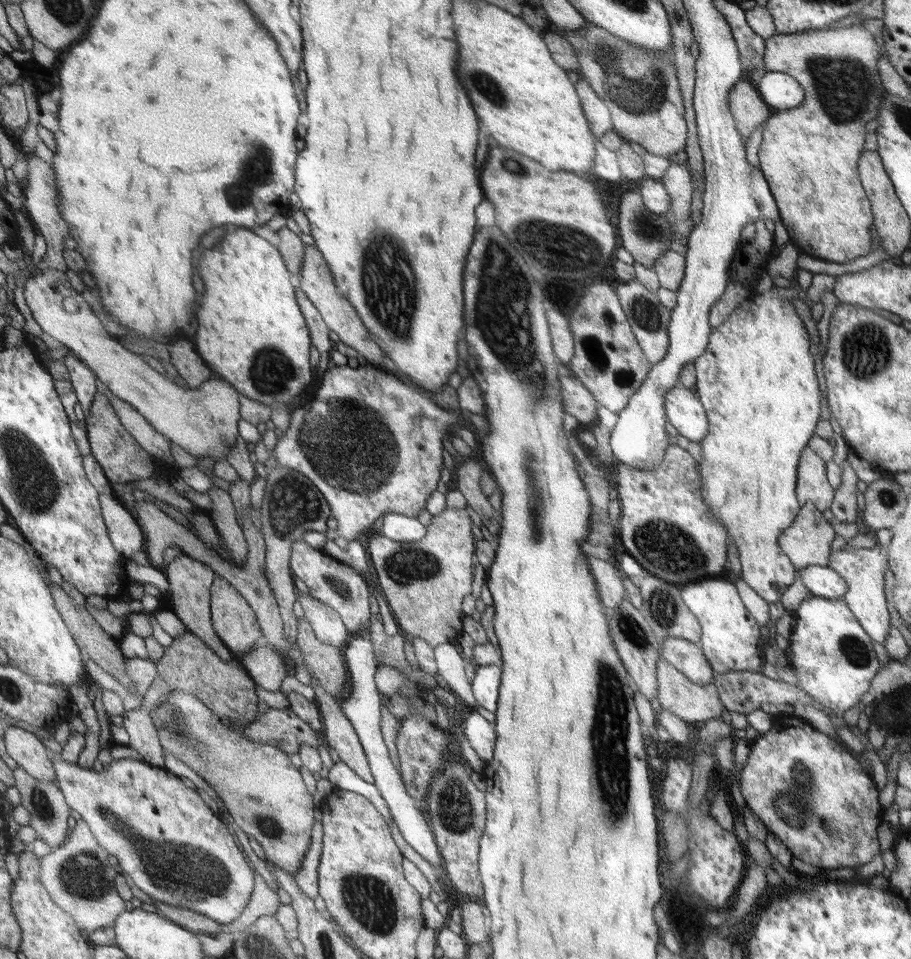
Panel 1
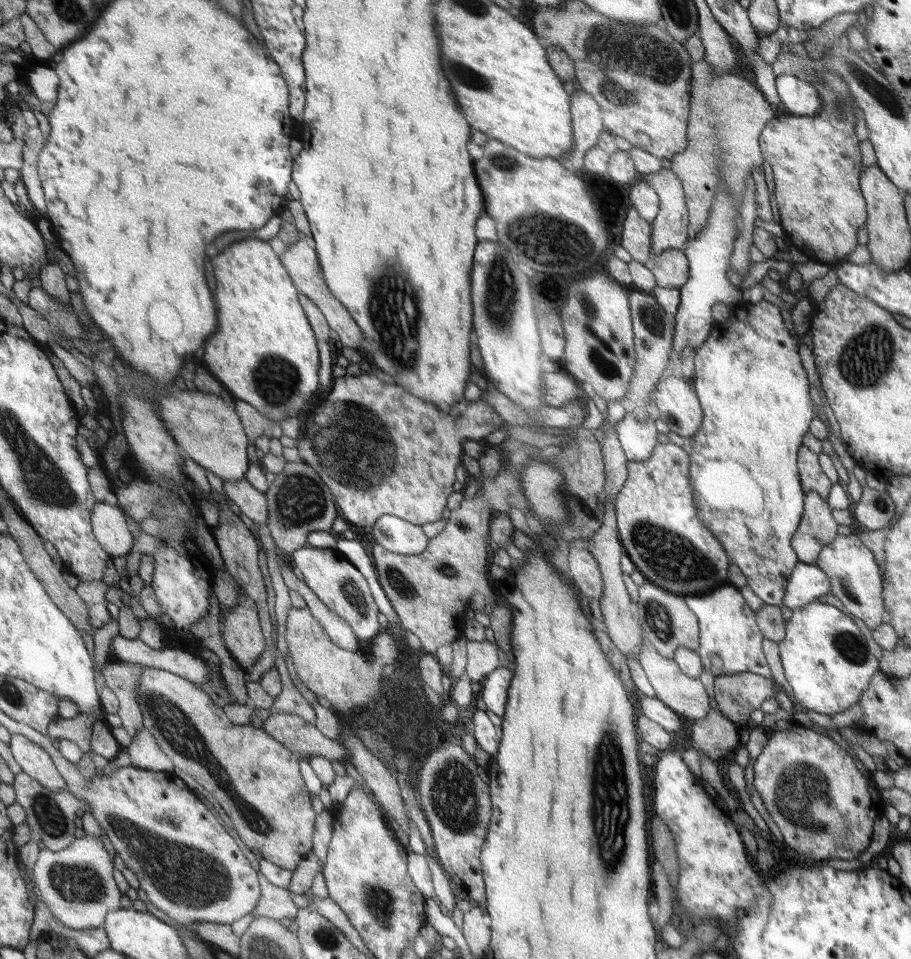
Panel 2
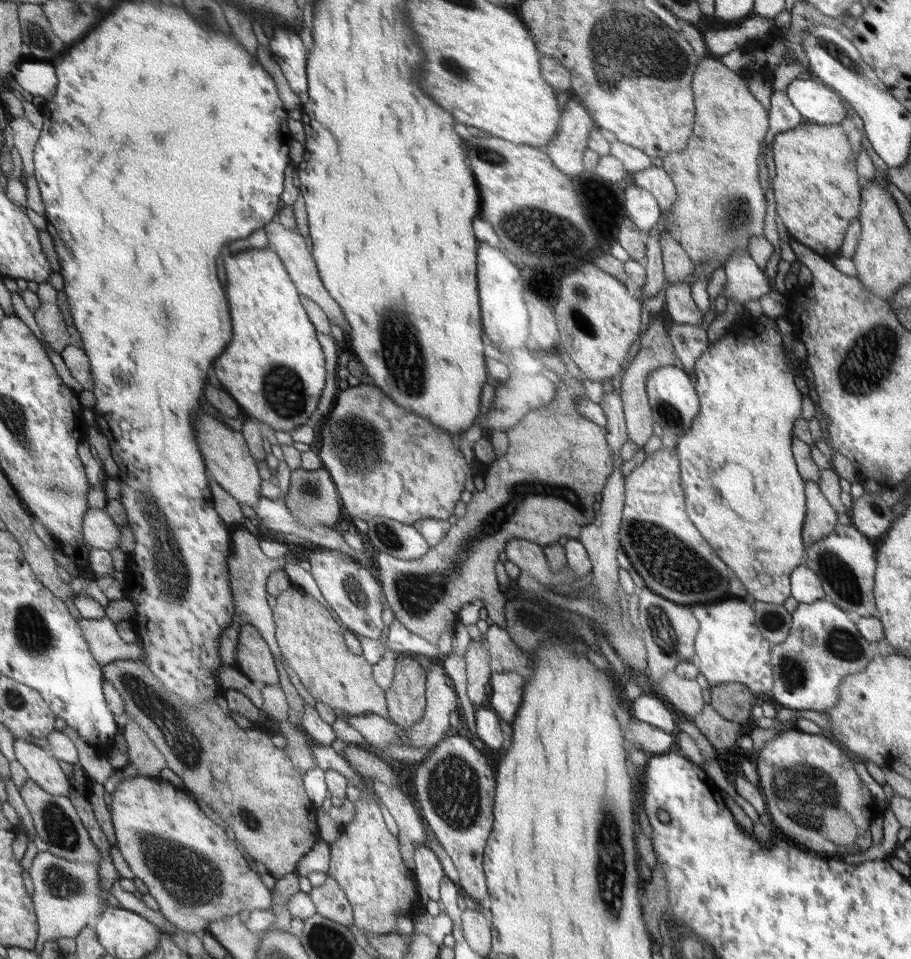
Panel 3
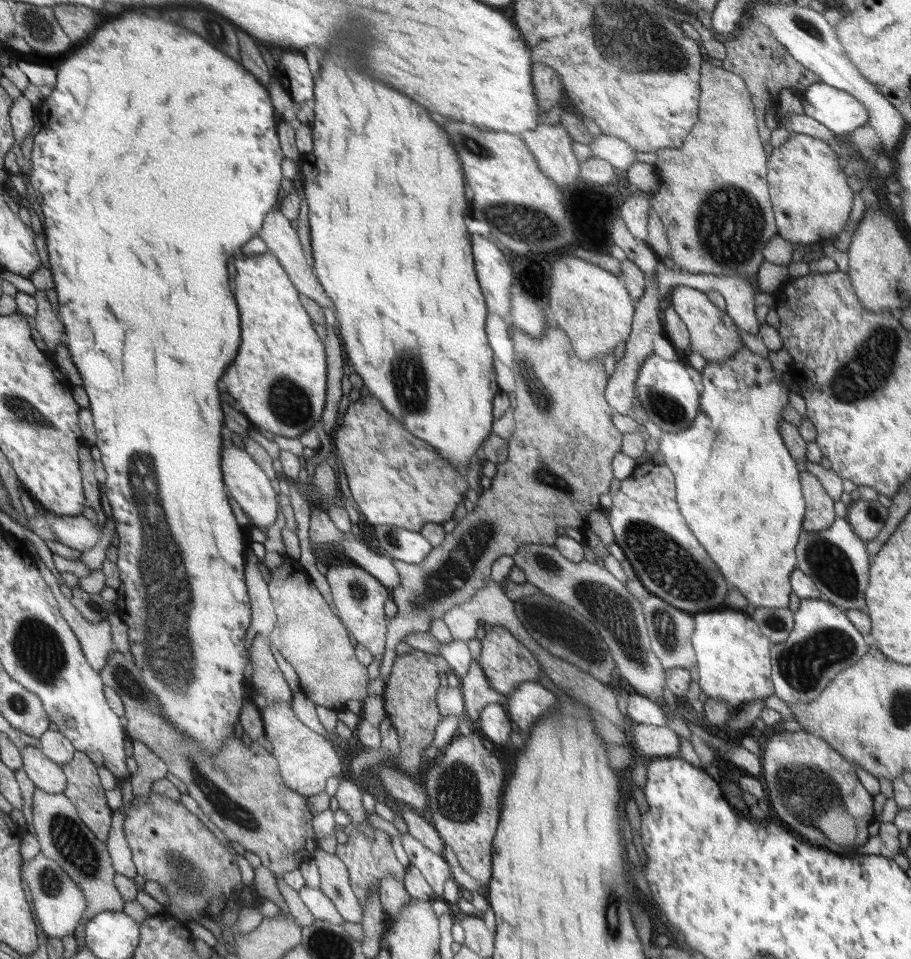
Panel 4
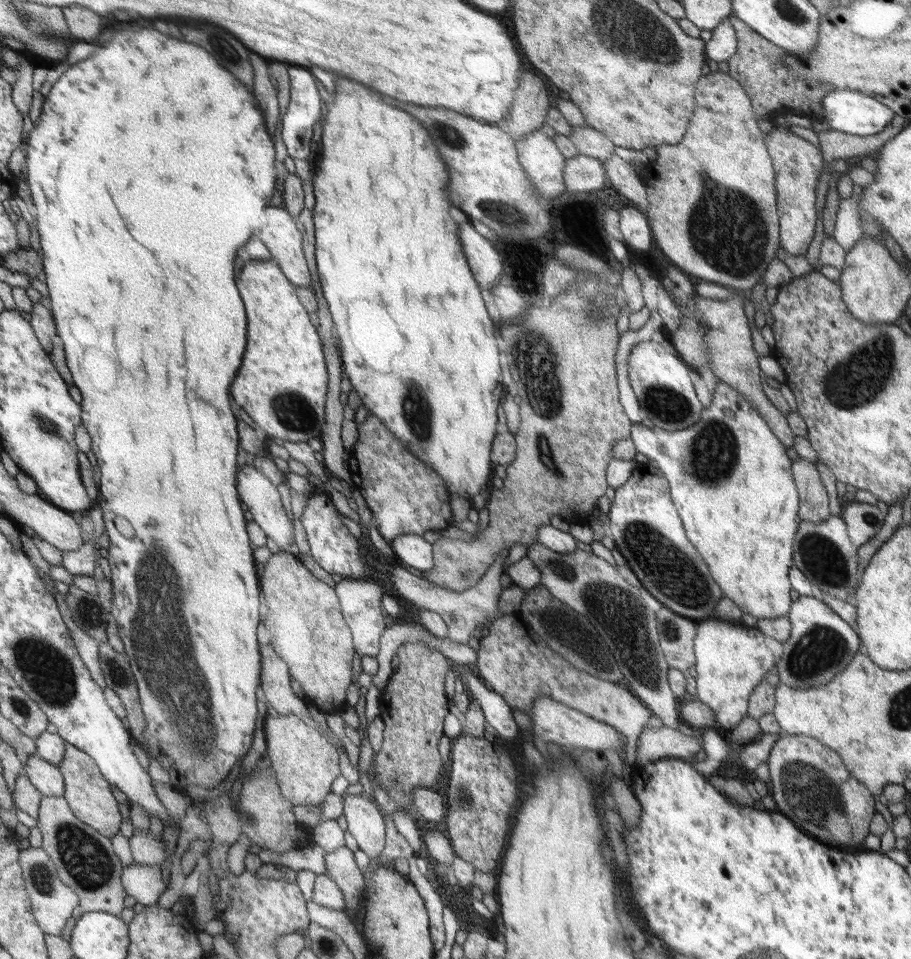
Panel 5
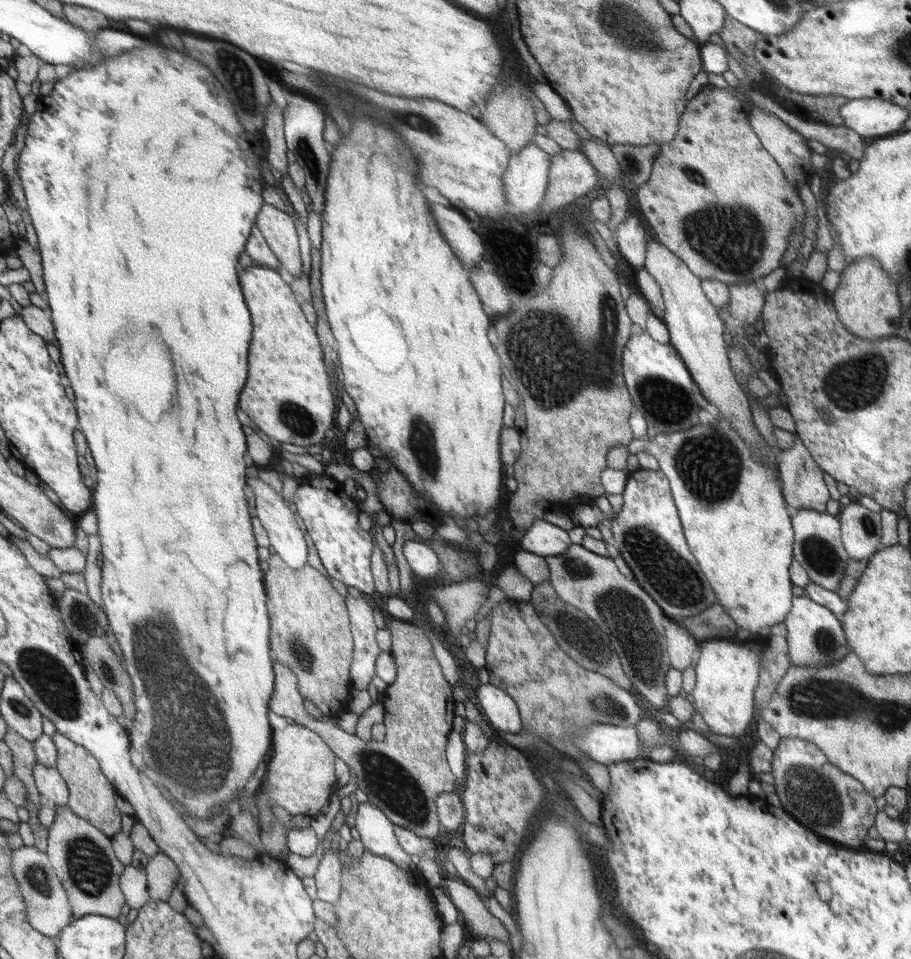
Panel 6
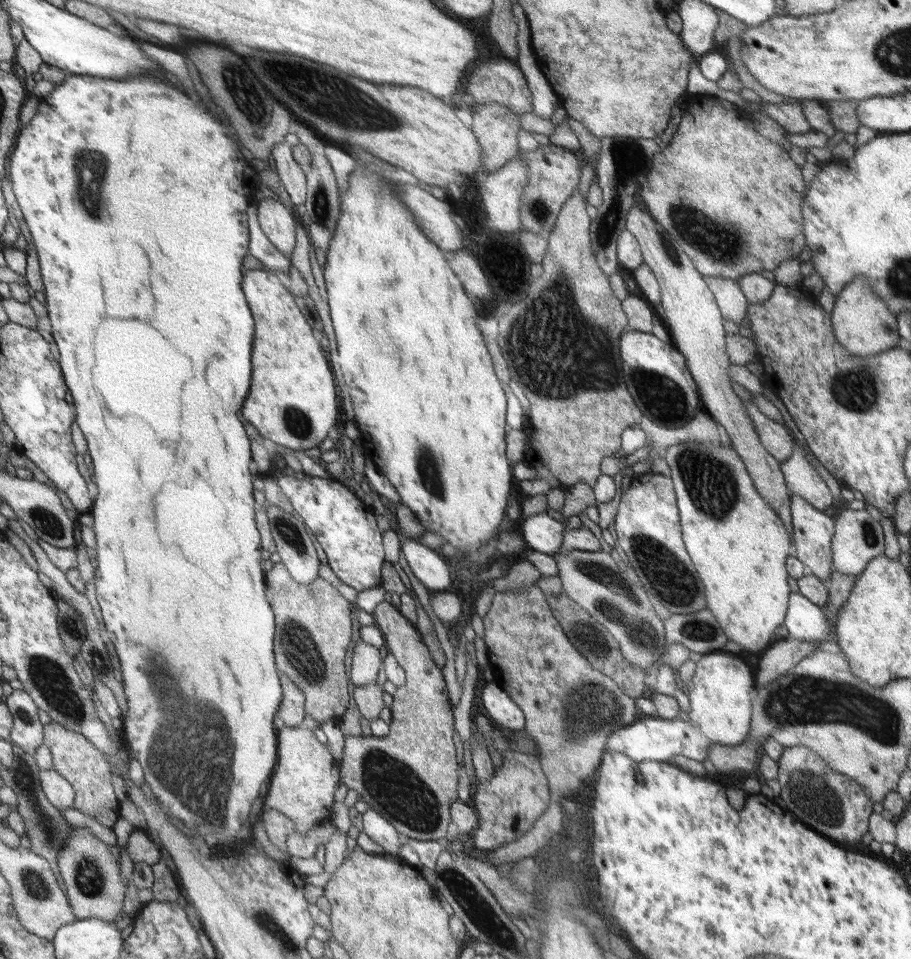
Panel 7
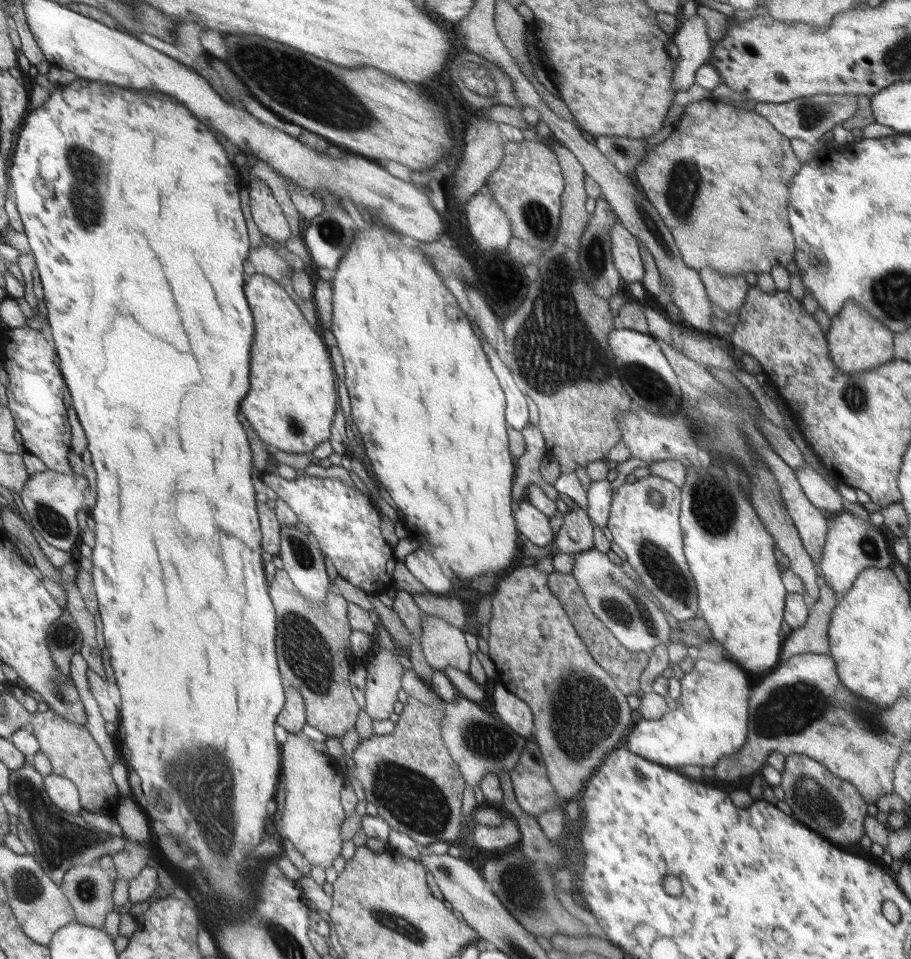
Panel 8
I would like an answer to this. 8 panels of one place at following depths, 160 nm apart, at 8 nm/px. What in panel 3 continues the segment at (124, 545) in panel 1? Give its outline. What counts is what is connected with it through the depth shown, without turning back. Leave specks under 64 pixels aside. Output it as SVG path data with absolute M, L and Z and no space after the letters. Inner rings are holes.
M89 509L85 517L83 536L94 549L115 550L121 544L120 526L107 509Z

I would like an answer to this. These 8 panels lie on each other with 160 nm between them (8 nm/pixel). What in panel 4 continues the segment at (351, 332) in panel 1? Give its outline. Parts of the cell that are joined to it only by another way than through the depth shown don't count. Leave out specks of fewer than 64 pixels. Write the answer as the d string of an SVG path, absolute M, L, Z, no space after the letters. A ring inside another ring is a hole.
M274 209L264 216L264 222L262 227L257 233L259 237L269 250L269 253L276 257L281 265L284 265L284 271L289 275L289 280L293 281L296 289L316 302L321 308L333 307L332 300L329 300L324 288L320 285L316 279L315 271L310 265L308 258L303 258L304 250L301 250L300 240L297 240L297 234L295 230L289 226L289 220L287 217L279 214L279 209Z

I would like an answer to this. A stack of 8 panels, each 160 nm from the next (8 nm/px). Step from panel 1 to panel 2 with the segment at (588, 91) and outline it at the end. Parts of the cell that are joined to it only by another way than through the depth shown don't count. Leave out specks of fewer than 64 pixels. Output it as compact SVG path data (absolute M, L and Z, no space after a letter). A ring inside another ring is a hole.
M575 90L572 104L572 129L575 143L573 150L562 157L562 164L571 164L579 169L583 166L584 154L596 146L600 132L605 130L600 105L588 92Z

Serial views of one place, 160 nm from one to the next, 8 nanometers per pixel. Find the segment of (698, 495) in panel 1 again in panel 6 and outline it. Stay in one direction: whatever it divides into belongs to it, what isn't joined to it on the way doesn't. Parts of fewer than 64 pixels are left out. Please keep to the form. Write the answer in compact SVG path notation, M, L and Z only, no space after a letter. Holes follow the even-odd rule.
M659 470L629 472L621 493L621 510L608 523L618 554L630 568L637 584L656 600L671 618L695 616L715 602L703 570L699 570L695 557L687 550L677 509L671 500L668 478ZM669 544L669 552L663 552ZM693 568L693 570L691 570Z

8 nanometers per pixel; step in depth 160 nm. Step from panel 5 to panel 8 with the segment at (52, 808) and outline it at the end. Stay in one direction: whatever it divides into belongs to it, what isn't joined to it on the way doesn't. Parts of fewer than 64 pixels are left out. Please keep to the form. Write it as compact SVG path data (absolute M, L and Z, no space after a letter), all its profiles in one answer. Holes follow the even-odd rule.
M98 860L70 868L60 887L69 897L76 920L81 924L101 929L107 916L115 910L116 884Z

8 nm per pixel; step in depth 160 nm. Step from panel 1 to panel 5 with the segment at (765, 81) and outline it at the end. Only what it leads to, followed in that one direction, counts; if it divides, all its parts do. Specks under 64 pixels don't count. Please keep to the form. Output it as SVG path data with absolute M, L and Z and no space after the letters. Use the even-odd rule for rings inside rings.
M833 89L821 97L822 116L819 120L825 123L831 130L844 132L857 136L869 136L877 134L889 122L894 115L888 105L881 104L873 97L865 96L864 93L847 89Z

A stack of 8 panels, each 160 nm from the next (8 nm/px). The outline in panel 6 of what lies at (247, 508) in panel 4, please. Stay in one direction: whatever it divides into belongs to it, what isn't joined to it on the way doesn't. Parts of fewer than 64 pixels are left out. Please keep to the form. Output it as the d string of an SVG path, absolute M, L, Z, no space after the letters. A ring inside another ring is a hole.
M249 478L248 484L253 490L255 516L258 518L259 524L262 524L267 530L271 548L286 565L289 565L289 568L300 569L307 560L307 545L305 545L301 530L297 527L297 522L293 519L292 505L285 502L276 489L264 484L258 478Z

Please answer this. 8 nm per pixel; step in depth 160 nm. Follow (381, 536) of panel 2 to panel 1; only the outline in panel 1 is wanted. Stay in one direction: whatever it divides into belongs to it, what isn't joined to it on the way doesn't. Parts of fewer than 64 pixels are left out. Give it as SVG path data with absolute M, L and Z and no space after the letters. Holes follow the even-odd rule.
M386 513L379 534L396 542L417 542L425 535L425 528L416 517Z

